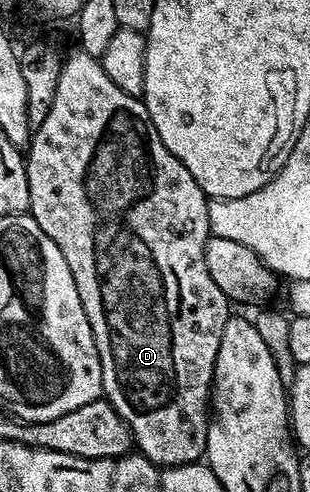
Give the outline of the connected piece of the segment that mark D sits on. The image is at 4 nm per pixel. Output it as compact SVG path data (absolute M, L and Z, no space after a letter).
M80 49L74 51L70 59L68 56L62 62L55 101L51 101L51 113L47 113L43 125L32 132L27 154L24 156L29 190L28 214L32 215L39 229L43 229L43 233L47 233L47 237L51 237L55 245L59 245L59 253L63 253L63 261L67 261L71 277L75 277L75 289L79 289L79 301L83 301L83 313L87 313L87 321L95 337L95 349L99 353L104 398L109 400L115 413L119 413L119 417L123 417L123 421L129 426L136 450L161 469L195 463L205 455L211 418L213 370L223 329L231 317L231 301L225 296L223 289L219 289L219 285L211 281L211 273L207 273L205 246L211 238L209 199L195 177L191 177L189 170L172 155L167 145L163 145L144 102L123 93L123 89L119 89L119 85L115 85L115 81L111 81L111 77L103 73L100 62L94 56Z

